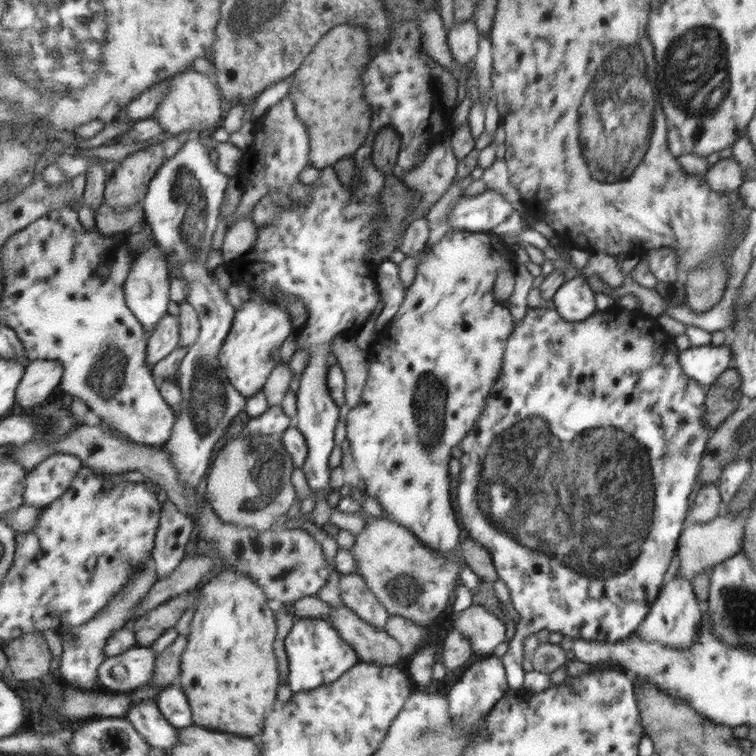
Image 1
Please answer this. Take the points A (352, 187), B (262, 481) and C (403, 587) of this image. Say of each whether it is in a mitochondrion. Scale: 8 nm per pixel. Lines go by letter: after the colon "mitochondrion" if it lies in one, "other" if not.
A: other
B: mitochondrion
C: mitochondrion

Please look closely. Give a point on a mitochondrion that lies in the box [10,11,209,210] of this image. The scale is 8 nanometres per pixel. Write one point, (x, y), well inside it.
(35, 55)

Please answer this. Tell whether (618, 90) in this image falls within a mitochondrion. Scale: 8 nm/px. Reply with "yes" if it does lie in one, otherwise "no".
yes

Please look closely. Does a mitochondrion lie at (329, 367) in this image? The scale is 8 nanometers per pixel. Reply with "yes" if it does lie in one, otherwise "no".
no

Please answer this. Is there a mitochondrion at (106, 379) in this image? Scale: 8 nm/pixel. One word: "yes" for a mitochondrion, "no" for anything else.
yes

